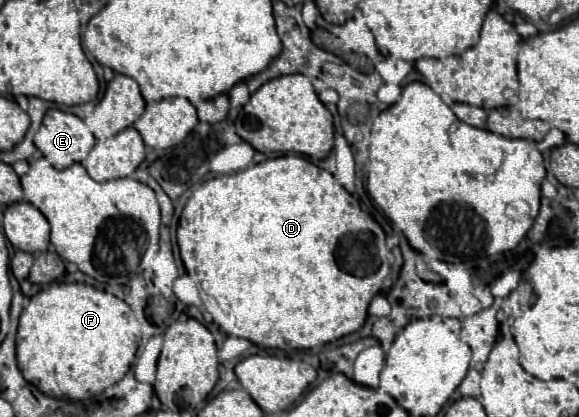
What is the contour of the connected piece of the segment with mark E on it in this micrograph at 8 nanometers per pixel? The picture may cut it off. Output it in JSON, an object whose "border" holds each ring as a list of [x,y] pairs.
{"border":[[[48,109],[34,135],[34,143],[56,169],[64,169],[76,161],[84,161],[96,139],[86,123],[74,113]]]}

